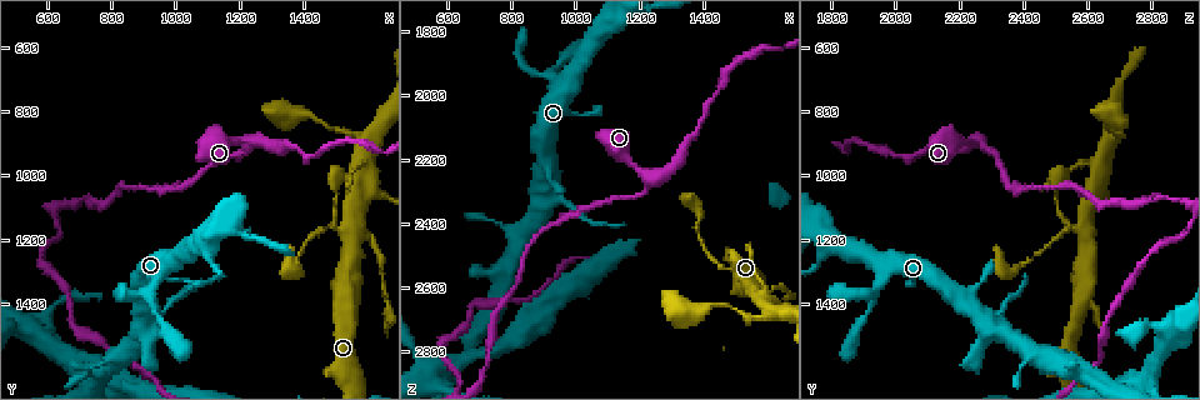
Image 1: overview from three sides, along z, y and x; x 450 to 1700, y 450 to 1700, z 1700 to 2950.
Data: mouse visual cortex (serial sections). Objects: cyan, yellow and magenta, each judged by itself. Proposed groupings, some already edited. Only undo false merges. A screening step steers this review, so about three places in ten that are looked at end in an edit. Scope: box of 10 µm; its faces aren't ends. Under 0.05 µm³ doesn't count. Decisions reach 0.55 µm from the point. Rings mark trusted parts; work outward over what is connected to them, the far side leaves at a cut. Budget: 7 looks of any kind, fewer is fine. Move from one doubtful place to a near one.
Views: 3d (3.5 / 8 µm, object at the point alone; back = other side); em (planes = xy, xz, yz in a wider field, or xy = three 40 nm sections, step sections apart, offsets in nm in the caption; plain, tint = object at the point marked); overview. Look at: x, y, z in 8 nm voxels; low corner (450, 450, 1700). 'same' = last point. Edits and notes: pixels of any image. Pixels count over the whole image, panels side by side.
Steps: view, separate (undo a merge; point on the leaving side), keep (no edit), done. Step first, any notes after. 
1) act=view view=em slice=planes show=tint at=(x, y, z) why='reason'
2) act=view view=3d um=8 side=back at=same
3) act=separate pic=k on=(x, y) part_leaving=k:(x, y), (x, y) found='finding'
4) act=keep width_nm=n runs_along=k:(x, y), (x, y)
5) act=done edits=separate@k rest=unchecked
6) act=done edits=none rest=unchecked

act=view view=3d um=3.5 at=(1550, 1180, 2600)

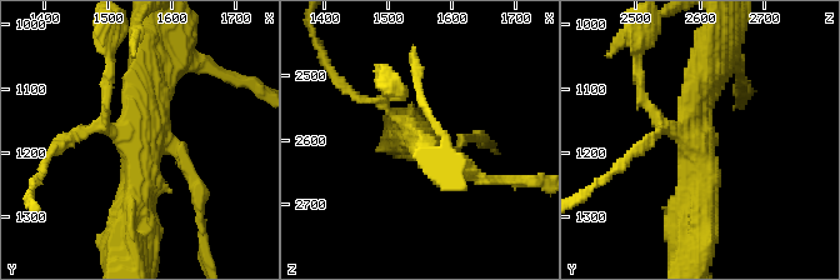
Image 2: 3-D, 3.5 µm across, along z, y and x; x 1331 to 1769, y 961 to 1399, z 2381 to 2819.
act=view view=em slice=xy step=3 show=tint at=(1550, 1180, 2600) arms=4 arm_widths_nm=150,150,350,500

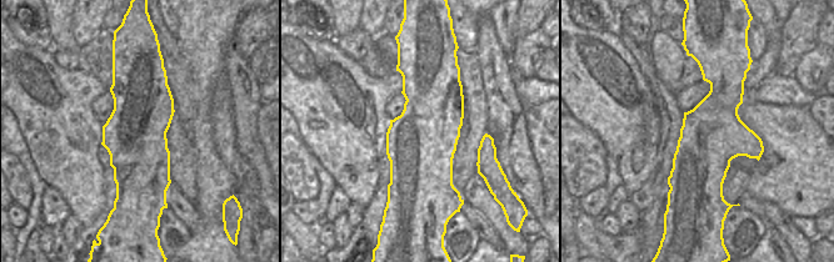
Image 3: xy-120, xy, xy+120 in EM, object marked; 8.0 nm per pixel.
act=separate pic=2 on=(193, 185) part_leaving=2:(171, 150), (198, 185), (205, 258) found='a second cell is stuck on'

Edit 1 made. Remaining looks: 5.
act=view view=overview

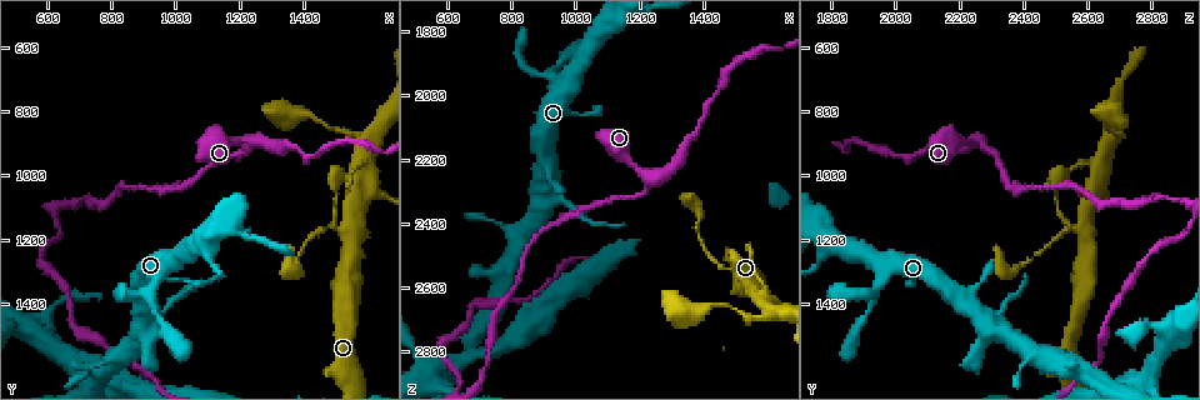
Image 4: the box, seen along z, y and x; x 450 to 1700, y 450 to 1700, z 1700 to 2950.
act=view view=3d um=3.5 at=(1590, 870, 2680) why='sharp bend'

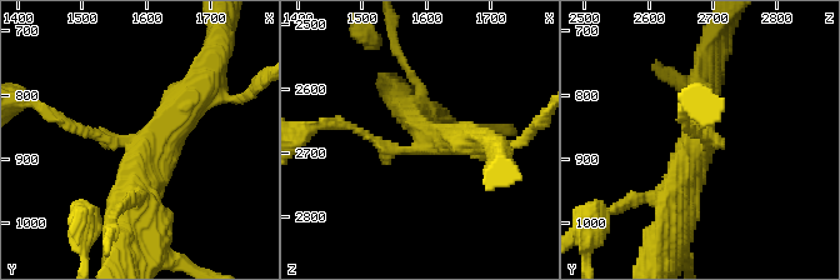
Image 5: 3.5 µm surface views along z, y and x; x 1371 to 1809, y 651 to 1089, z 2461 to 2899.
act=view view=em slice=xy step=1 show=tint at=(1600, 875, 2685) why='need the tissue'

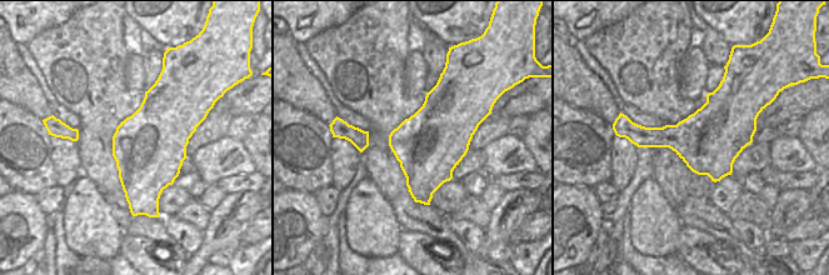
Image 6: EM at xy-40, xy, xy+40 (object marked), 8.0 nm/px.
act=keep arm_widths_nm=150,400,450 found='continuous, no second cell'

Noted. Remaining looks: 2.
act=view view=3d um=3.5 at=(1230, 890, 2270) why='three arms meet'

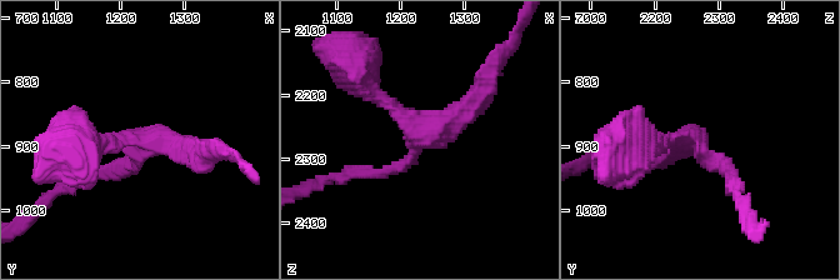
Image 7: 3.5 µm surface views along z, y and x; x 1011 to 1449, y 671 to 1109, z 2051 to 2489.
act=view view=em slice=xy step=3 show=tint at=(1230, 895, 2260) arms=3 arm_widths_nm=150,300,300

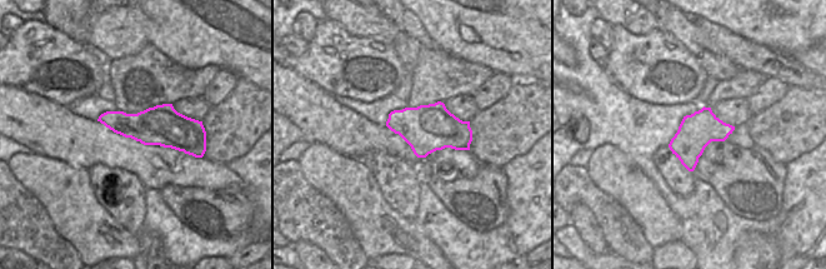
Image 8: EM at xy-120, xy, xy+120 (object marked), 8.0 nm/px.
act=keep runs_along=7:(638, 144), (691, 136), (733, 175) found='all the same cell'

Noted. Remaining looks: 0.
act=done edits=separate@2 rest=unchecked

